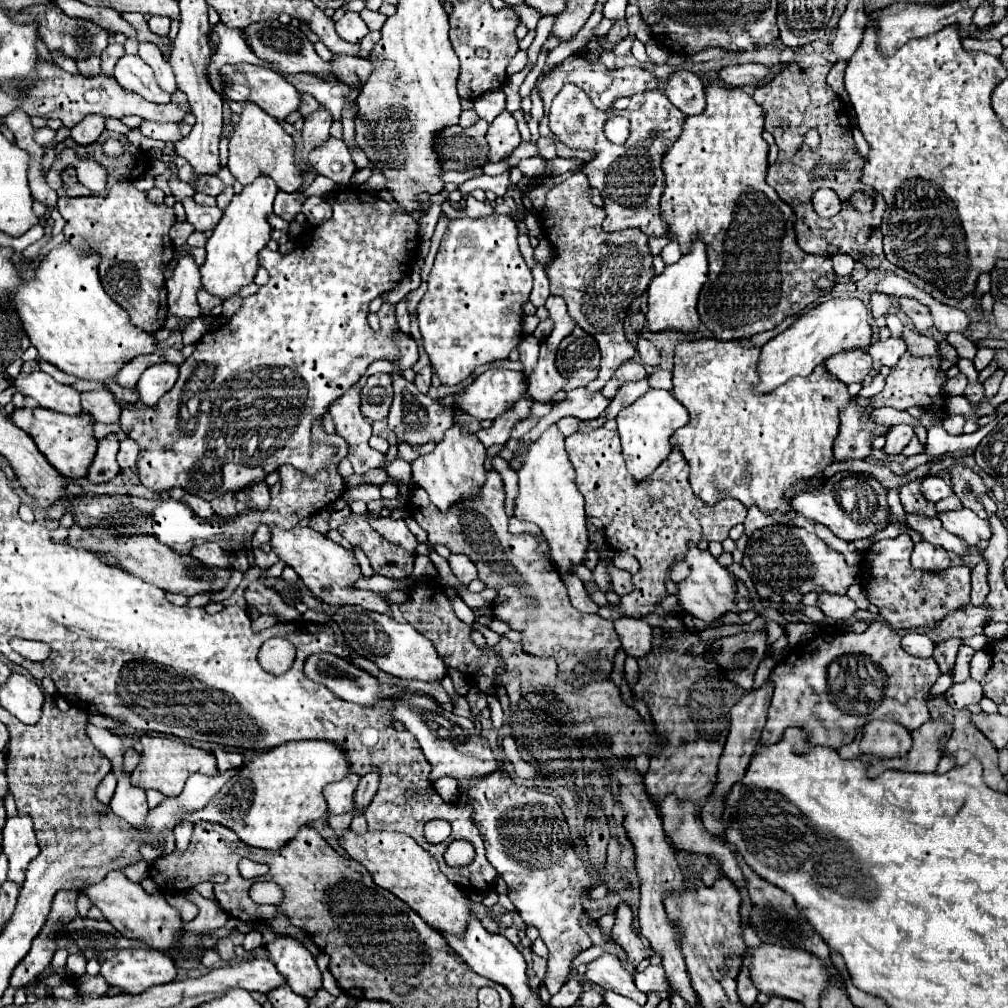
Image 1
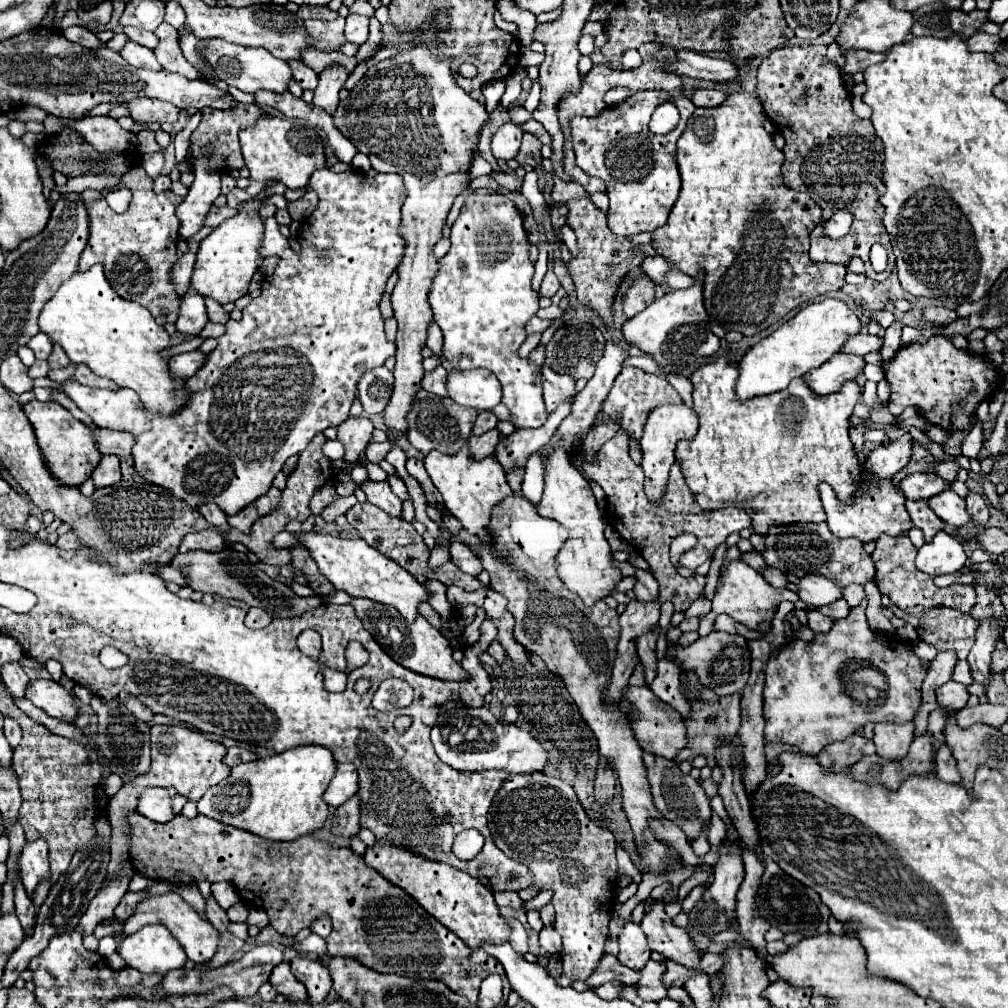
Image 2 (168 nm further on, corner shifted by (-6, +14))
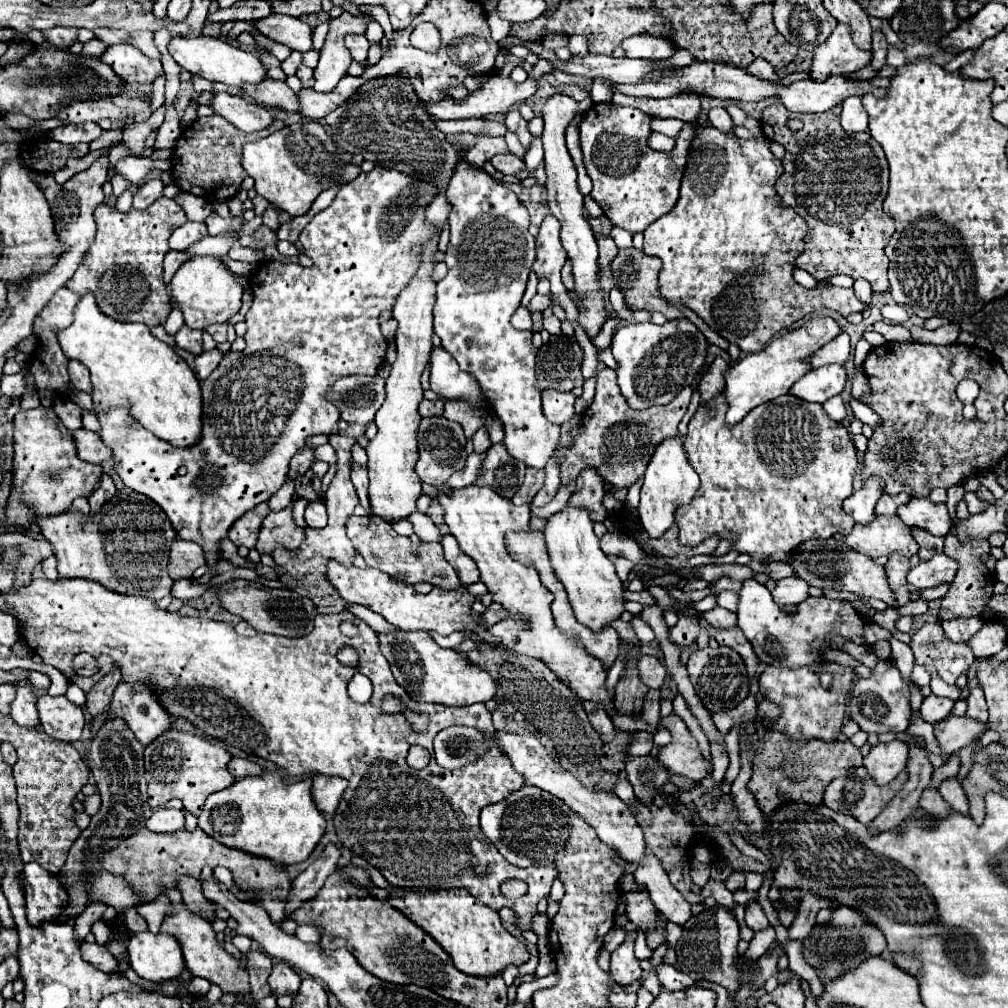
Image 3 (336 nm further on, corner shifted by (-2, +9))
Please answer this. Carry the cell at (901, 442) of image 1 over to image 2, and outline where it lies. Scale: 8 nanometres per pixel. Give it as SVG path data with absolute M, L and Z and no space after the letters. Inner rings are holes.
M903 435L901 439L891 441L885 447L879 447L869 453L865 471L875 477L875 481L891 479L899 473L911 459L911 435Z

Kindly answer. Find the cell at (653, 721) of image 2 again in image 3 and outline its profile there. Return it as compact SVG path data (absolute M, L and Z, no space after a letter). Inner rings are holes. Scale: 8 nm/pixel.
M665 716L661 724L671 732L673 740L671 744L659 748L659 762L671 772L671 774L681 774L685 778L691 778L695 782L703 780L709 770L709 762L701 756L695 738L689 734L685 722L677 716Z

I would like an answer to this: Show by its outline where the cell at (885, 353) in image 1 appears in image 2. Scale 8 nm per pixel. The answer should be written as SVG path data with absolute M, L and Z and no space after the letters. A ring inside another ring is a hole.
M855 333L851 335L845 345L841 347L843 353L851 353L851 355L859 355L865 357L871 351L879 351L883 347L883 341L875 335L863 335L863 333Z

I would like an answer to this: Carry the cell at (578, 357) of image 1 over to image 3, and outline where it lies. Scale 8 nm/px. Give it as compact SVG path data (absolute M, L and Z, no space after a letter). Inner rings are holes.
M551 336L537 352L539 388L573 390L575 386L583 386L581 360L583 350L575 336Z

